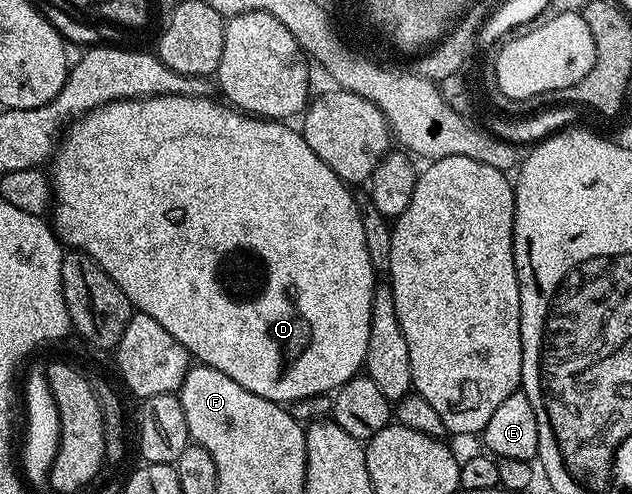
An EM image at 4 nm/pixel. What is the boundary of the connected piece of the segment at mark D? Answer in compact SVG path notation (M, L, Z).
M153 94L150 98L121 98L115 102L98 106L94 110L89 110L82 117L74 119L63 133L58 149L52 155L52 165L48 170L52 183L52 215L54 214L52 225L54 233L67 247L81 250L83 254L86 254L92 260L96 260L96 264L100 264L100 268L104 268L104 272L108 272L111 280L122 289L124 296L137 313L152 316L152 320L156 320L156 324L161 324L166 331L172 332L172 336L176 336L176 340L180 340L180 344L184 344L184 348L201 365L216 368L220 372L224 372L224 376L232 376L232 380L236 380L236 384L240 384L248 392L256 392L256 396L264 396L264 400L272 400L279 404L302 402L305 398L316 397L317 394L328 393L327 395L329 395L331 392L337 392L345 382L359 377L360 371L365 367L366 353L368 352L368 332L372 329L372 296L376 285L376 273L372 266L372 260L368 256L367 241L364 240L359 199L350 195L351 187L328 164L320 160L316 153L312 152L312 148L308 146L295 127L293 130L290 124L282 120L267 120L251 116L225 101L213 102L212 99L213 97L210 96L196 94Z

